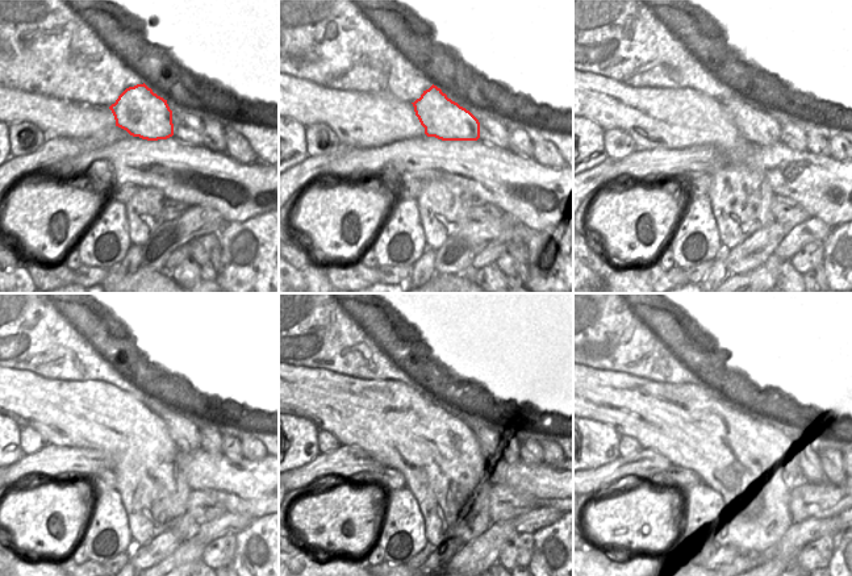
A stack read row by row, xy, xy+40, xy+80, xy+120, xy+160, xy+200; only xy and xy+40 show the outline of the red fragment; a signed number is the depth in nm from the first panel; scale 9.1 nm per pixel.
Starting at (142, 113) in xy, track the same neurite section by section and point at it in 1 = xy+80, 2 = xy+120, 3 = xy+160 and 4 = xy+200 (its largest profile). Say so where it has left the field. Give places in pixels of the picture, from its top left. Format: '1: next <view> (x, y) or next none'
1: next xy+80 (756, 126)
2: next xy+120 (184, 432)
3: next xy+160 (487, 433)
4: next xy+200 (797, 454)

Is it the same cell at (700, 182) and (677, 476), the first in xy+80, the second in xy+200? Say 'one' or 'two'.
one

